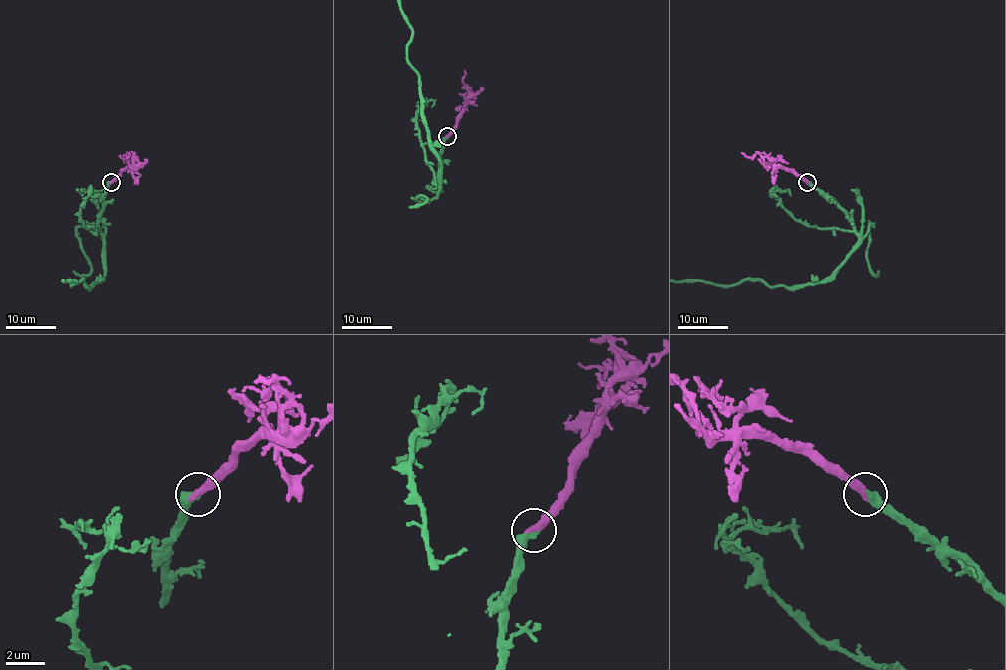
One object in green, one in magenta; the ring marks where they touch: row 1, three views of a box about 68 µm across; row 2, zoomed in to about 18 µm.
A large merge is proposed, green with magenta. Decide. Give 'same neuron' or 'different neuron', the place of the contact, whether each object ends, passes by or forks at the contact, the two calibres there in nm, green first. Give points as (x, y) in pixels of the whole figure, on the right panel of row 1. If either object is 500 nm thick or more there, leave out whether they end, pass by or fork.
same neuron; place (807, 182); green ends; magenta ends; calibres 480 and 400 nm

